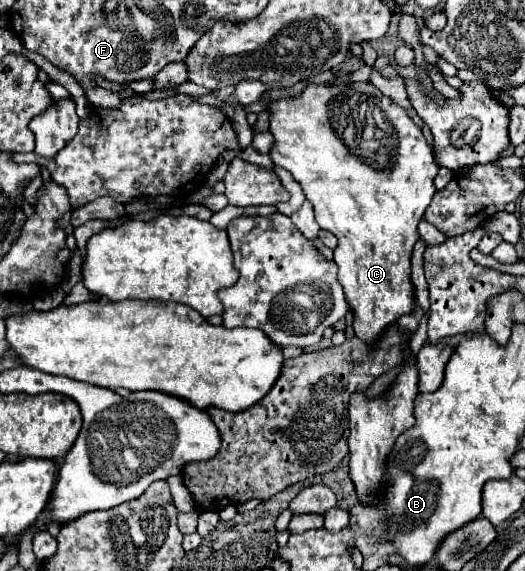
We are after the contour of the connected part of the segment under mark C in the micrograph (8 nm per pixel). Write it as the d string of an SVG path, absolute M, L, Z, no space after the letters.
M370 81L368 83L350 83L350 85L308 83L306 89L298 95L270 101L266 105L266 111L270 113L270 133L274 137L274 145L270 149L270 159L278 167L284 167L286 171L290 171L290 175L302 185L306 199L314 205L318 225L338 237L338 247L334 249L334 263L338 265L338 281L344 287L346 301L348 301L350 309L354 311L354 331L358 337L362 337L362 341L374 341L374 337L378 333L382 333L382 329L386 329L386 325L394 323L398 317L412 311L414 287L410 281L410 255L412 255L414 243L418 241L418 223L436 193L434 177L438 175L438 165L434 161L434 155L432 155L422 131L412 123L412 119L406 115L406 111L402 107L398 107L390 97L382 95Z

